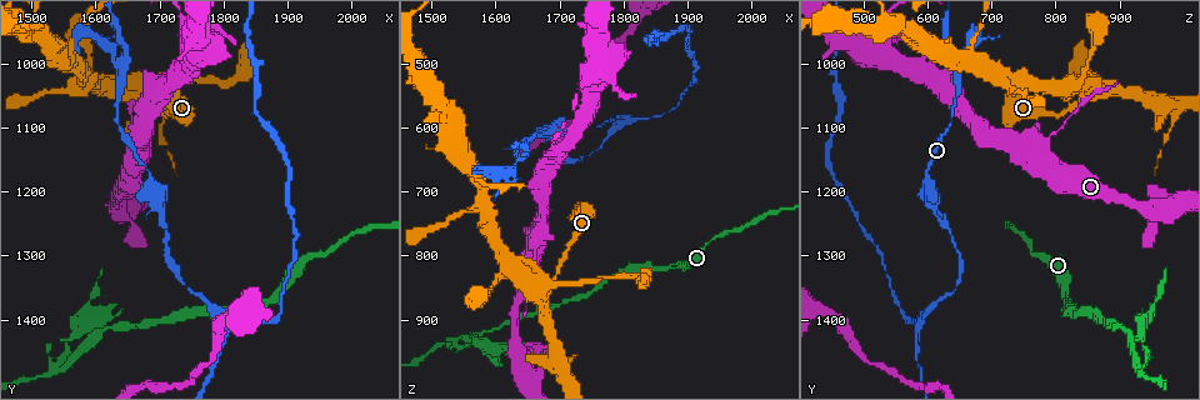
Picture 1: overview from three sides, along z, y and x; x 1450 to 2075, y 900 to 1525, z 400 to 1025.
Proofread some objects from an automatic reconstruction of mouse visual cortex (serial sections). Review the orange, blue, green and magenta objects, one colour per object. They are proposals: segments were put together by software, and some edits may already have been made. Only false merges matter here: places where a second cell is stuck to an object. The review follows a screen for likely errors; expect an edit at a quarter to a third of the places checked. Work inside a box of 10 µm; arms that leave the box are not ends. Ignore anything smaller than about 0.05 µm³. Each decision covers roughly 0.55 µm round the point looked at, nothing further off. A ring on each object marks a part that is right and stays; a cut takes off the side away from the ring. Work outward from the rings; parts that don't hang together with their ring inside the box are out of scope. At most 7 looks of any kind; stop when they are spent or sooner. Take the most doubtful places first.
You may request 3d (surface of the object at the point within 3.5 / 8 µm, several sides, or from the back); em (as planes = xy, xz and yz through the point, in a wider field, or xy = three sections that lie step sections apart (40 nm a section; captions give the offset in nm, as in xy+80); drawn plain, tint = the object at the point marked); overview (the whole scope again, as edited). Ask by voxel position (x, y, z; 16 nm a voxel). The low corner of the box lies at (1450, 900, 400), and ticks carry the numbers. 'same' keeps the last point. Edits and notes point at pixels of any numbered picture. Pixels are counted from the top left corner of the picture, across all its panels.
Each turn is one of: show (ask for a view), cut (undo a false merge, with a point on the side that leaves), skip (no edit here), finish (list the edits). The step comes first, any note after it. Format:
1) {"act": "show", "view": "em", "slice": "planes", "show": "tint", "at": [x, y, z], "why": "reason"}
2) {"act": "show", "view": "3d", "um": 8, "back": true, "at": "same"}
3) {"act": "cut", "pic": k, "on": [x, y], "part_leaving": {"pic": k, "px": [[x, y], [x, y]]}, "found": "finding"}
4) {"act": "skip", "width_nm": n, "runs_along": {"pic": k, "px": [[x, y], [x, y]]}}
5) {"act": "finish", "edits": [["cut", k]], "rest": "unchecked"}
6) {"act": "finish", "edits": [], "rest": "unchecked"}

{"act": "show", "view": "3d", "um": 3.5, "at": [1550, 1475, 930], "why": "two arms in line, one across"}

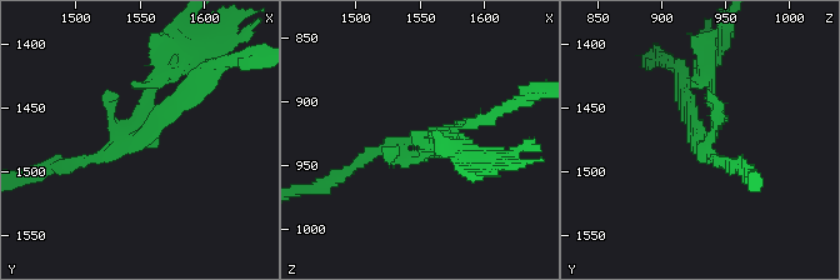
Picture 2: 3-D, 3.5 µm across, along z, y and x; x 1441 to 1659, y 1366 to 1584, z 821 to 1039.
{"act": "show", "view": "em", "slice": "xy", "step": 3, "show": "tint", "at": [1552, 1472, 932]}

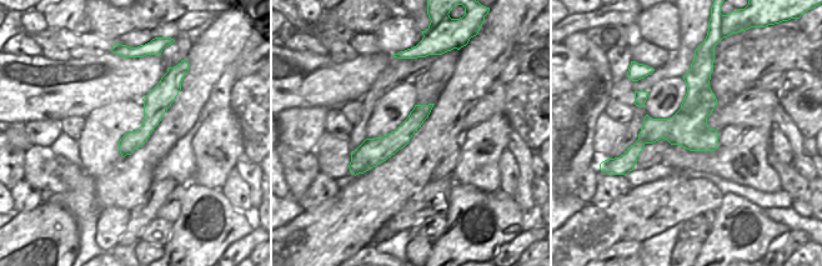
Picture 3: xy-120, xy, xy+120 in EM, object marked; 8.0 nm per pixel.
{"act": "cut", "pic": 2, "on": [710, 93], "part_leaving": {"pic": 2, "px": [[710, 135], [714, 104], [701, 70], [718, 46]]}, "found": "a second cell is stuck on"}

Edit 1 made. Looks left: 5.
{"act": "show", "view": "3d", "um": 3.5, "at": [1635, 1010, 645]}

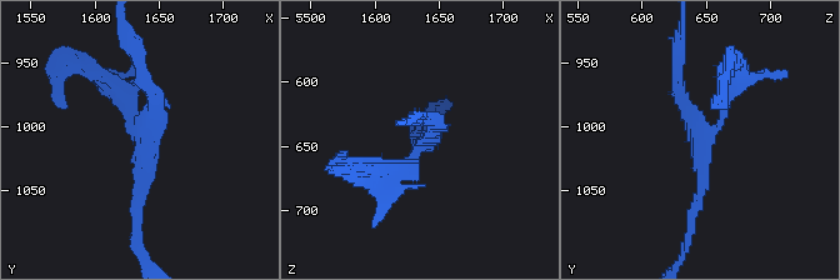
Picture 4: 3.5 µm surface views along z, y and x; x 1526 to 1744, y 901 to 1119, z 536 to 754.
{"act": "show", "view": "em", "slice": "planes", "show": "tint", "at": [1638, 1010, 648], "arms": 3, "arm_widths_nm": [150, 150, 200]}

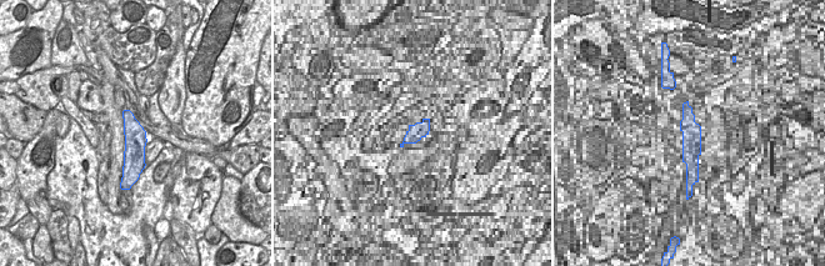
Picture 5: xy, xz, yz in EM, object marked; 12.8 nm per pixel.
{"act": "cut", "pic": 4, "on": [391, 178], "part_leaving": {"pic": 4, "px": [[408, 164], [350, 170], [343, 154]]}, "found": "a second cell is stuck on"}

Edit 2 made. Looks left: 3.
{"act": "show", "view": "3d", "um": 8, "back": true, "at": [1880, 1400, 570], "why": "sharp bend"}

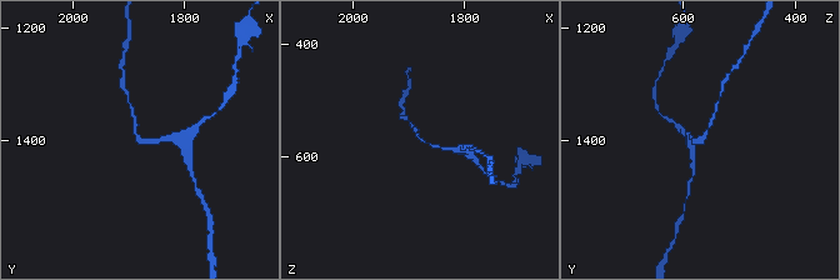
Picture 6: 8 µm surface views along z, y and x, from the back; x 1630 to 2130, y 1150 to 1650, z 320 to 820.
{"act": "show", "view": "em", "slice": "xy", "step": 3, "show": "tint", "at": "same", "arm_widths_nm": [150, 150]}

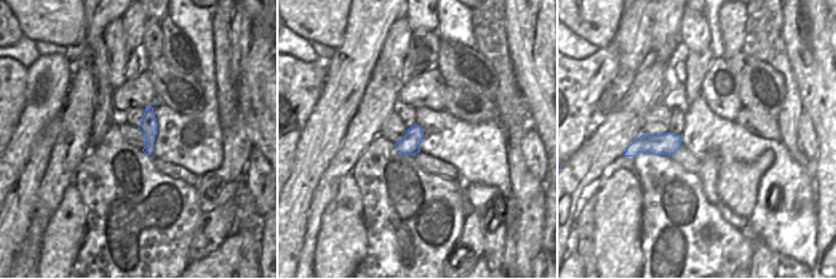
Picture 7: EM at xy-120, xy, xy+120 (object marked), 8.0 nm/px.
{"act": "skip", "found": "one cell here"}

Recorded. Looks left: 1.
{"act": "finish", "edits": [["cut", 2], ["cut", 4]], "rest": "unchecked"}

